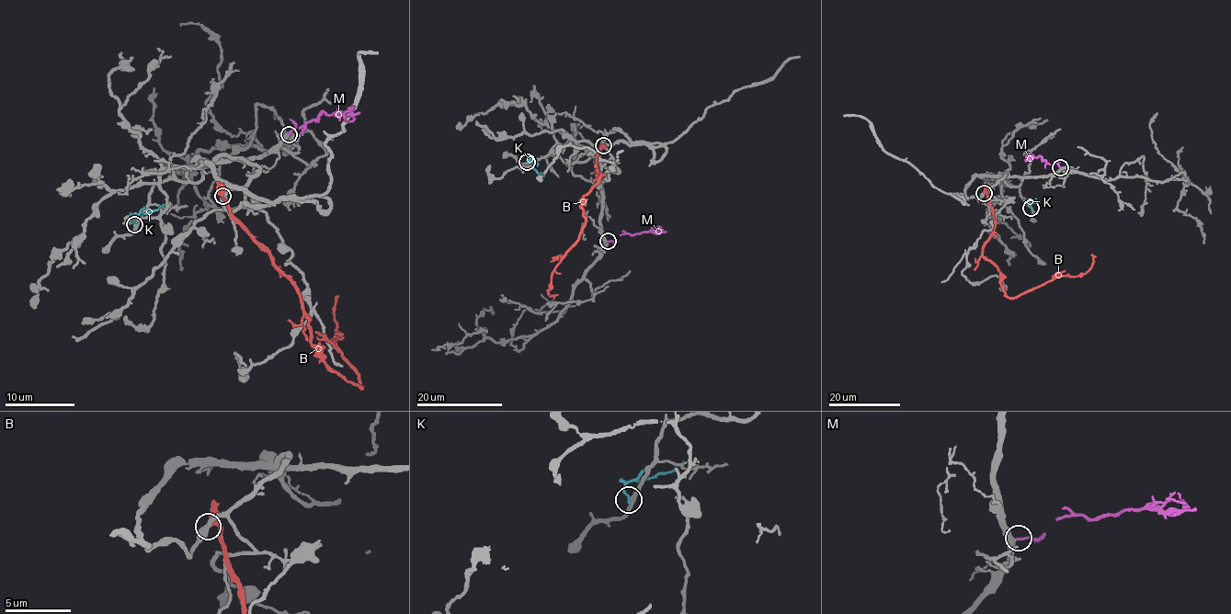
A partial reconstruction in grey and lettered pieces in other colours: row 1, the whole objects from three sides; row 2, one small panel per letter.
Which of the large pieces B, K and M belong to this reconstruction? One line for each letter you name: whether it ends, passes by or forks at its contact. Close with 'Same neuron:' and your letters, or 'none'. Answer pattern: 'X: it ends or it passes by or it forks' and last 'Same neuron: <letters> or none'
M: it ends
Same neuron: M

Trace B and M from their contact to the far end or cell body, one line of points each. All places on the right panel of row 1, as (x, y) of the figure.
B: (984, 192), (995, 225), (983, 255), (1000, 273), (1005, 296), (1060, 276), (1080, 277), (1092, 266), (1091, 255)
M: (1059, 167), (1056, 163), (1046, 163), (1039, 155), (1024, 159)

